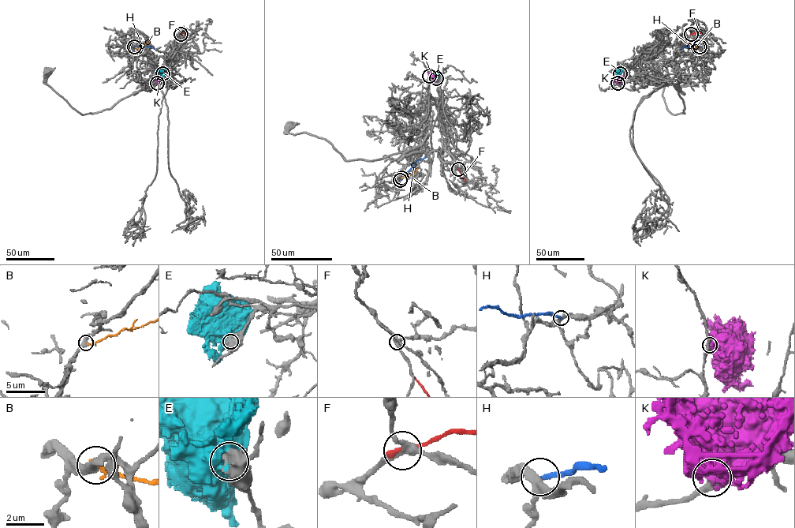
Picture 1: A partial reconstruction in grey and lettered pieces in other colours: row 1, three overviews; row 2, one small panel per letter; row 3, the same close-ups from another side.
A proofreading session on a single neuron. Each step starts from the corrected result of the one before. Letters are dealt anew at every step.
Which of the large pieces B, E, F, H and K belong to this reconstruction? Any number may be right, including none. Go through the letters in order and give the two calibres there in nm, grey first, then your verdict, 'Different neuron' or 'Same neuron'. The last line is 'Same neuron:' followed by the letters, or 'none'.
B: Thickness 360 nm (grey) against 160 nm. Different neuron
E: Thickness 850 nm (grey) against 320 nm. Different neuron
F: Thickness 280 nm (grey) against 260 nm. Different neuron
H: Thickness 280 nm (grey) against 190 nm. Different neuron
K: Thickness 460 nm (grey) against 600 nm. Different neuron
Same neuron: none

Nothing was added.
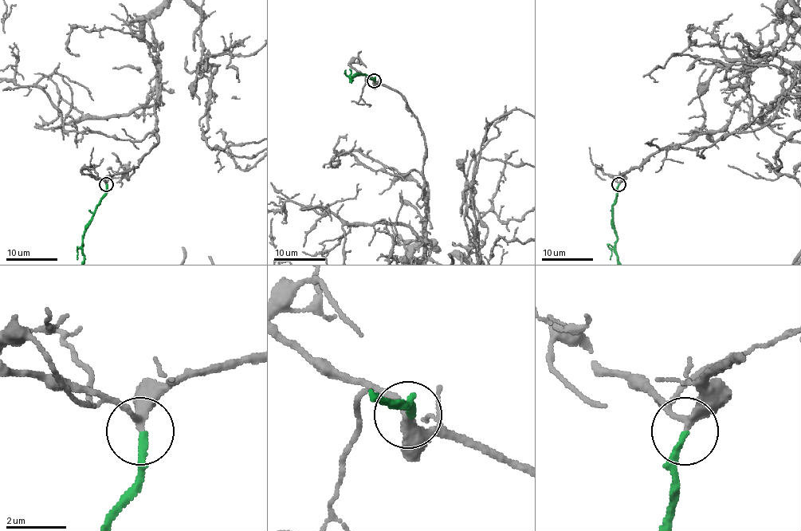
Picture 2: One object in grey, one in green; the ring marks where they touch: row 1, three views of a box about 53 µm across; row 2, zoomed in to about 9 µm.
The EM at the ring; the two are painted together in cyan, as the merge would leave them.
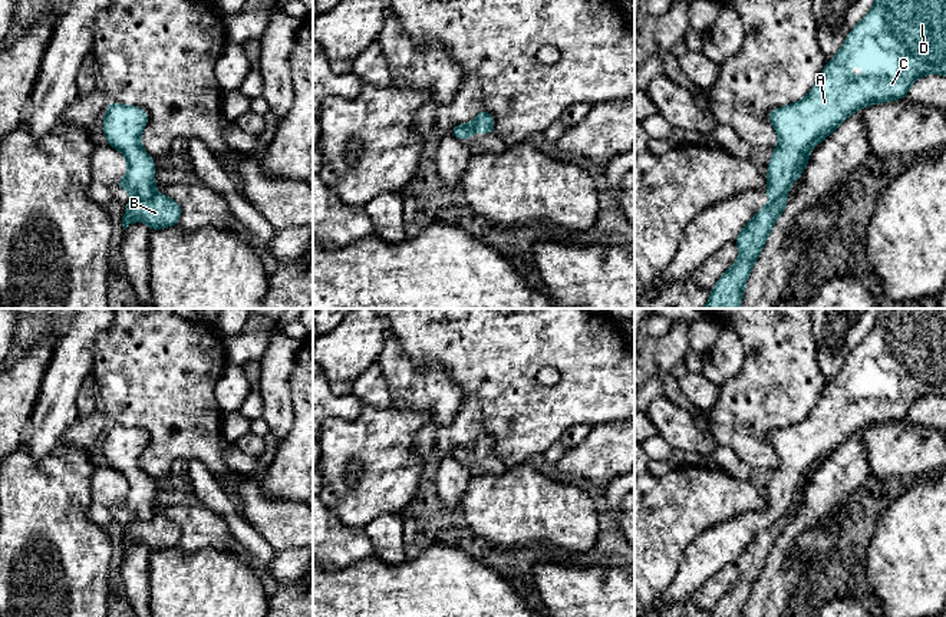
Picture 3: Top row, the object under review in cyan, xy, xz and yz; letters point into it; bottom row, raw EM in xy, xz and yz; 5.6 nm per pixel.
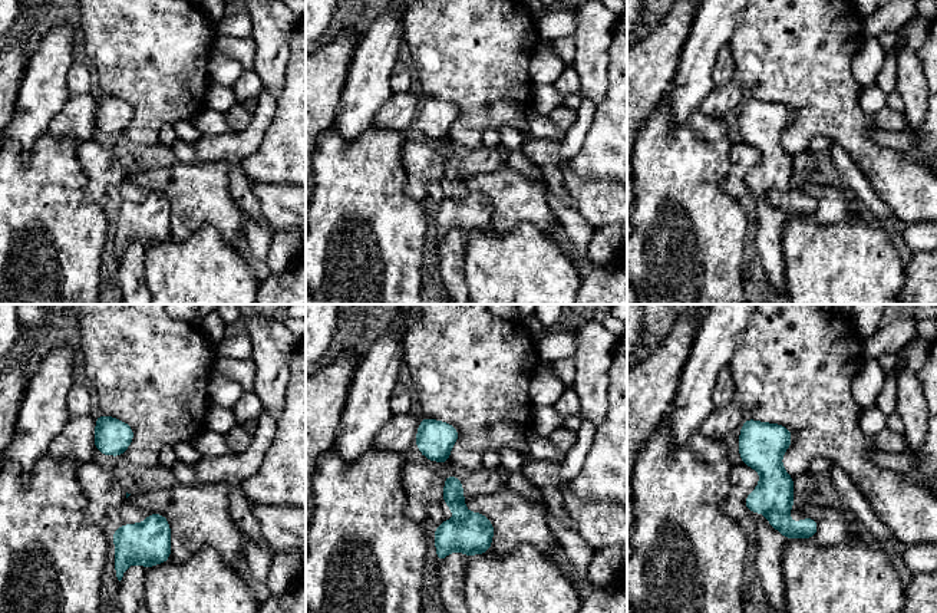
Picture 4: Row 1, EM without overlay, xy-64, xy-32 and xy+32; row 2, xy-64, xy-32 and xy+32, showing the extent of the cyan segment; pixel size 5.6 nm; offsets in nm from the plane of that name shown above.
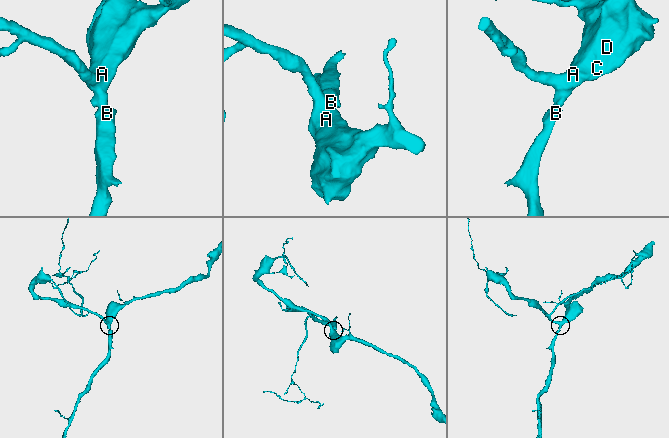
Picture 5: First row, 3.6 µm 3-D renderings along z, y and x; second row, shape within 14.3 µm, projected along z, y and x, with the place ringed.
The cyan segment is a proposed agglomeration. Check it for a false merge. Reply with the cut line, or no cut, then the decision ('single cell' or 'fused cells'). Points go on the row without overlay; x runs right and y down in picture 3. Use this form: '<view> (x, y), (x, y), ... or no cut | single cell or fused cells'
xy (157, 515), (150, 520), (134, 517) | fused cells

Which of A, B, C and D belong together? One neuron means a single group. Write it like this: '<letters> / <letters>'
A C D / B

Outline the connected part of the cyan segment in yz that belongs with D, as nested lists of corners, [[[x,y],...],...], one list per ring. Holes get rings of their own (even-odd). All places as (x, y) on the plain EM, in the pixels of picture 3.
[[[880,308],[874,327],[848,354],[808,416],[768,435],[778,455],[778,468],[768,485],[765,512],[769,521],[790,512],[810,482],[810,471],[851,435],[864,428],[906,419],[912,405],[929,395],[946,397],[946,308]],[[850,386],[864,386],[866,397],[853,399]]]

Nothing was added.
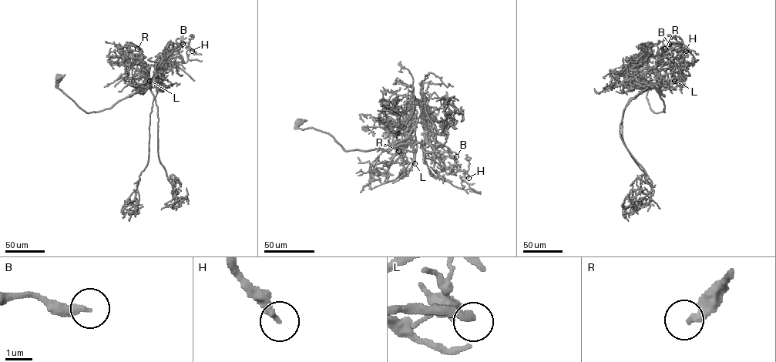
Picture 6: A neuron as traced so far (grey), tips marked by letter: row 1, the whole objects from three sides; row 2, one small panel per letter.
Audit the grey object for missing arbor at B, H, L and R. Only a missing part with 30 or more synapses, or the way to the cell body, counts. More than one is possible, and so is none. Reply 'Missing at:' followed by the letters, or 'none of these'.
Missing at: R

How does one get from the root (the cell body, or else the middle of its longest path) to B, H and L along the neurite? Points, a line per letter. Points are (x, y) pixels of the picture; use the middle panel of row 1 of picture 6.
B: (299, 123), (327, 132), (346, 151), (420, 142), (434, 151), (423, 145), (428, 139), (438, 158), (456, 156)
H: (299, 123), (327, 132), (346, 151), (420, 142), (436, 176), (462, 189), (461, 177), (468, 178)
L: (299, 123), (297, 128), (302, 129), (314, 128), (327, 132), (346, 151), (410, 144), (415, 153), (414, 163)

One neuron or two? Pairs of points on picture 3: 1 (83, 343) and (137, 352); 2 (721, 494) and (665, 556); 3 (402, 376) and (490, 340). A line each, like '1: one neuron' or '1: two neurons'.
1: two neurons
2: one neuron
3: two neurons

